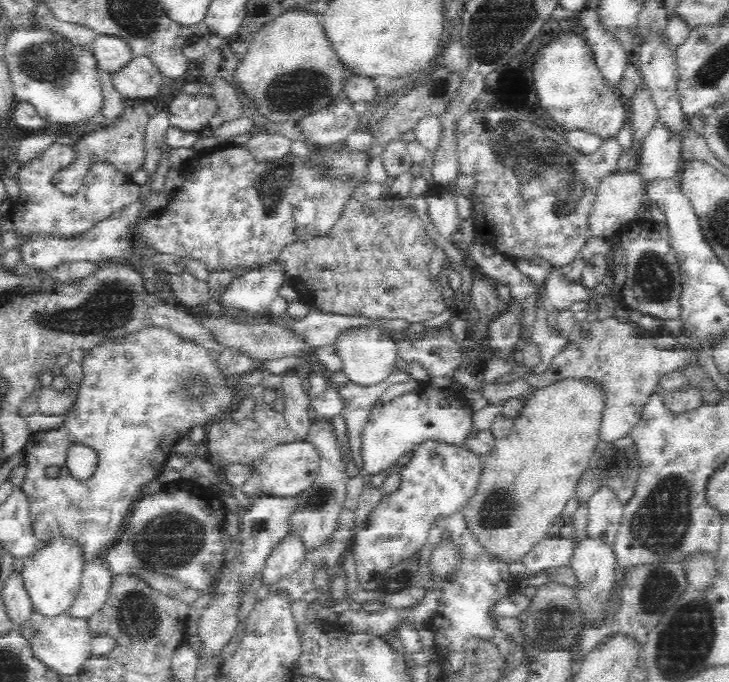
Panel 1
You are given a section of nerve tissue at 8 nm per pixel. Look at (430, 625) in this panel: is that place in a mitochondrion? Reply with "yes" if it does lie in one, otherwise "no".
no

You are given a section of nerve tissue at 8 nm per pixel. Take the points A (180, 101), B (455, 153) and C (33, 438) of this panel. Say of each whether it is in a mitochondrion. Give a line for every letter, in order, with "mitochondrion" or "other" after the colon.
A: other
B: other
C: other

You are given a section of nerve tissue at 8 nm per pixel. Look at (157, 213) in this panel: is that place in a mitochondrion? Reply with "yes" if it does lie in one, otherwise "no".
no

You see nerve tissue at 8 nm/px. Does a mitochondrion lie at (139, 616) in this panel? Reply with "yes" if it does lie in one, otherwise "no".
yes

